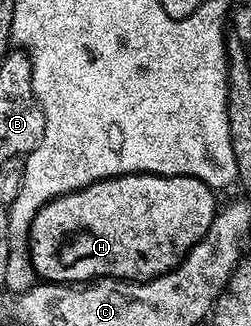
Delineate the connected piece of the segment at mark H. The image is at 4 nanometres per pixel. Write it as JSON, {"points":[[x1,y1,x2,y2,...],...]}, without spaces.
{"points":[[118,175,115,179,102,179,96,183,90,183,87,187,82,187,80,191,62,195,46,203,36,213,31,222,29,247,34,252,34,262,40,268,47,266,55,267,56,276,54,278,59,281,90,281,100,277,128,281,155,279,178,267,179,263,190,253,193,247,205,237,206,231,215,219,217,212,215,195,216,192,212,188,205,186,201,180,194,179,192,175]]}

